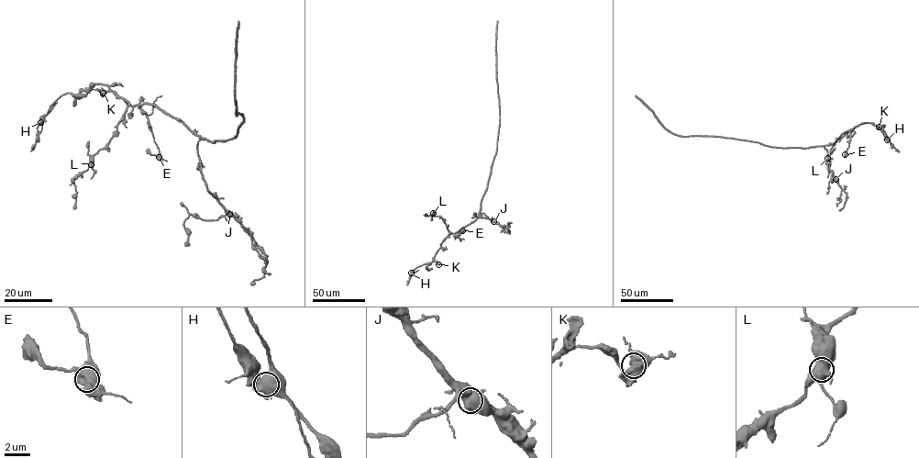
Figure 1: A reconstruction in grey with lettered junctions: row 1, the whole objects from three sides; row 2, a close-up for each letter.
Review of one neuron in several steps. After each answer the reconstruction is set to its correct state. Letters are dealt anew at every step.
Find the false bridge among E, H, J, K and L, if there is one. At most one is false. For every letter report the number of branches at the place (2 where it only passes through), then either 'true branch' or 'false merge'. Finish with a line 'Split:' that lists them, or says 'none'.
E: branches 3; true branch
H: branches 5; false merge
J: branches 4; true branch
K: branches 3; true branch
L: branches 4; true branch
Split: H

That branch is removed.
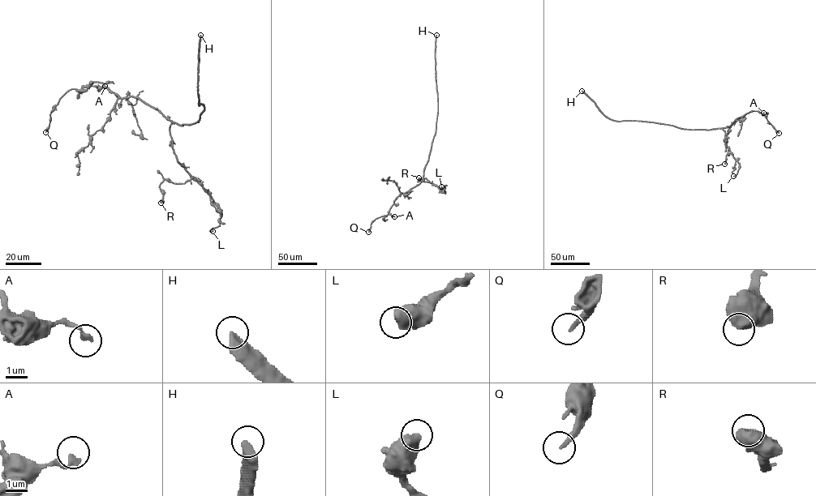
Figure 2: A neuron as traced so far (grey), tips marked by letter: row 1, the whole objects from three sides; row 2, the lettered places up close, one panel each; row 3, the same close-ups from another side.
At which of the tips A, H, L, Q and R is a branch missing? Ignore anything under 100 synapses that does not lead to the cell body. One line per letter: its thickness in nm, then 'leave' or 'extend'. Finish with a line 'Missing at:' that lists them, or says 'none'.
A: calibre 220 nm; leave
H: calibre 500 nm; extend
L: calibre 650 nm; leave
Q: calibre 190 nm; leave
R: calibre 700 nm; leave
Missing at: H

